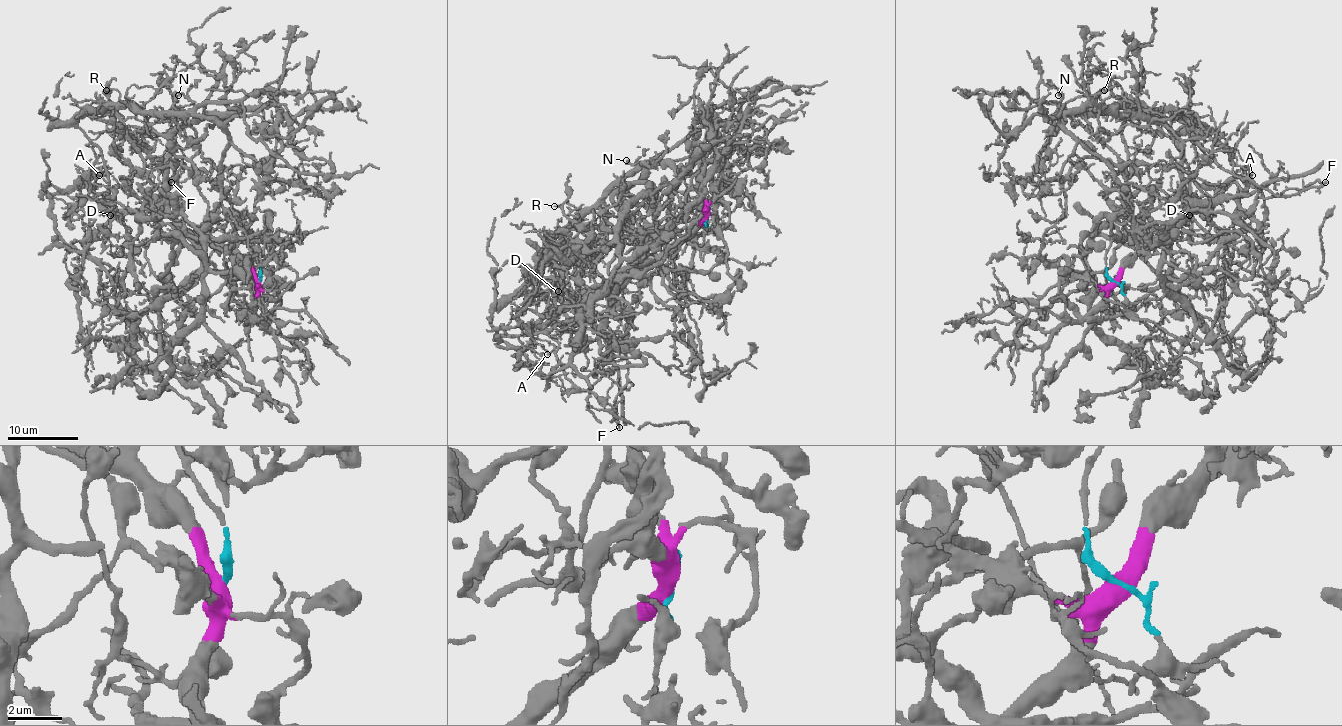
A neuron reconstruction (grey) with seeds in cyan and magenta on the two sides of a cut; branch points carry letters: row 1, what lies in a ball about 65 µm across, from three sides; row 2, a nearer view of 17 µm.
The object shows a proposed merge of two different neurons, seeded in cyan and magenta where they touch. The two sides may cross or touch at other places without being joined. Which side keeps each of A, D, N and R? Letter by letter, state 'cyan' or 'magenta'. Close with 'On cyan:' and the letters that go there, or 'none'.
A: magenta
D: magenta
N: cyan
R: cyan
On cyan: N, R

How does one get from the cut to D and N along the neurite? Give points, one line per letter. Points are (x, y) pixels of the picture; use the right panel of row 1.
D: (1114, 282), (1118, 273), (1139, 252), (1155, 245), (1185, 206), (1190, 215)
N: (1114, 282), (1107, 275), (1105, 254), (1110, 222), (1123, 206), (1121, 183), (1065, 125), (1058, 95)

